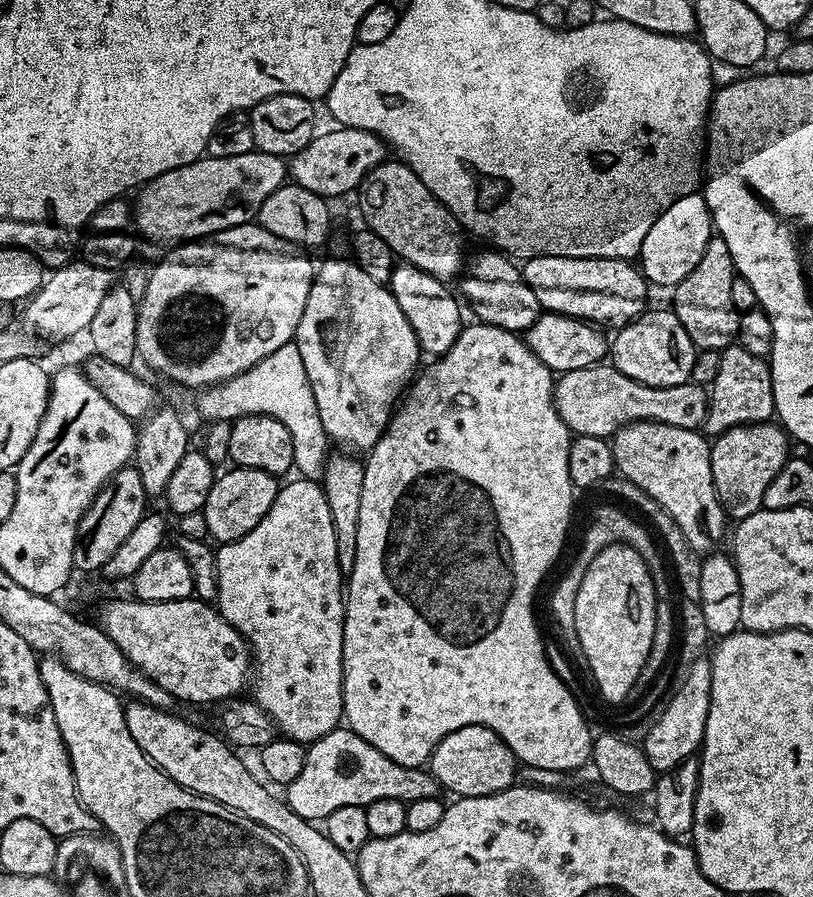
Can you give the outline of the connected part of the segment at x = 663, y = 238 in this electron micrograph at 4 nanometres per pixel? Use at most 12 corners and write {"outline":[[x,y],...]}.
{"outline":[[699,191],[665,208],[642,238],[649,285],[675,289],[714,235]]}

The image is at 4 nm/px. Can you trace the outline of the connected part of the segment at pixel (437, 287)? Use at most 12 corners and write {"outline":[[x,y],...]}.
{"outline":[[397,263],[390,290],[421,353],[458,338],[460,304],[445,281]]}

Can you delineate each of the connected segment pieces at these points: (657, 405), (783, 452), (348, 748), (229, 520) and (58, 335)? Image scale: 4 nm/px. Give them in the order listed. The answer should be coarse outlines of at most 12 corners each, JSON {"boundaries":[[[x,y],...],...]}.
{"boundaries":[[[611,363],[559,373],[569,432],[611,438],[639,420],[703,429],[703,384],[646,386]],[[776,422],[711,441],[712,477],[733,521],[764,507],[790,459]],[[336,726],[286,786],[313,822],[387,796],[437,798],[427,767],[390,763]],[[221,471],[206,494],[209,537],[230,544],[266,518],[281,481]],[[69,262],[23,305],[44,340],[83,333],[111,268]]]}

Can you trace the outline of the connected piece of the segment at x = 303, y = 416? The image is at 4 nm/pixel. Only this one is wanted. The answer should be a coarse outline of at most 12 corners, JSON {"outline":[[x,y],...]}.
{"outline":[[294,342],[199,393],[205,421],[273,416],[305,481],[330,441]]}

